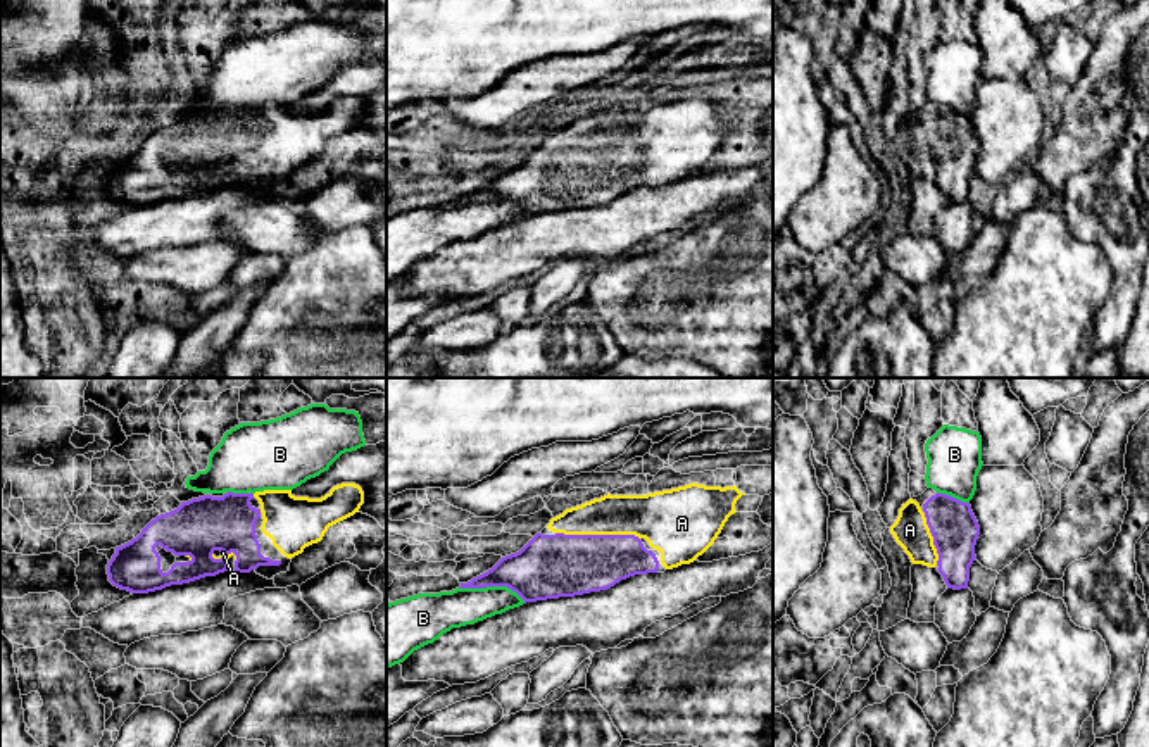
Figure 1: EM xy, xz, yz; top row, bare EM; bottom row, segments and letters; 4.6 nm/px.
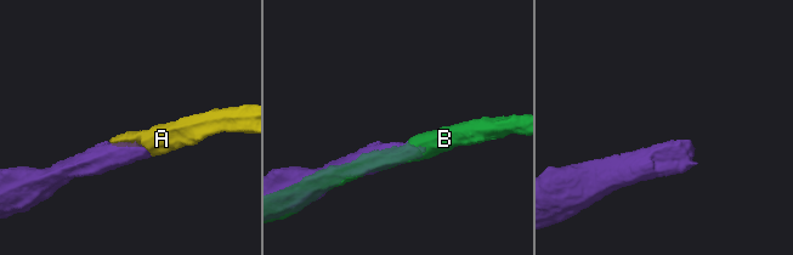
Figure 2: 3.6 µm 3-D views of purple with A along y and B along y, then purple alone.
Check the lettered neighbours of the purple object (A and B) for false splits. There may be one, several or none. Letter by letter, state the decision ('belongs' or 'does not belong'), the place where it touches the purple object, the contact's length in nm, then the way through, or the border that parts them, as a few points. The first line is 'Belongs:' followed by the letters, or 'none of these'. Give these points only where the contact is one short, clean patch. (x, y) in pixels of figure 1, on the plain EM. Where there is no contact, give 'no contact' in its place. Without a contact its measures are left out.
Belongs: A
A: belongs | xz (597, 149) | 400 nm
B: does not belong | xz (492, 199) | 320 nm

